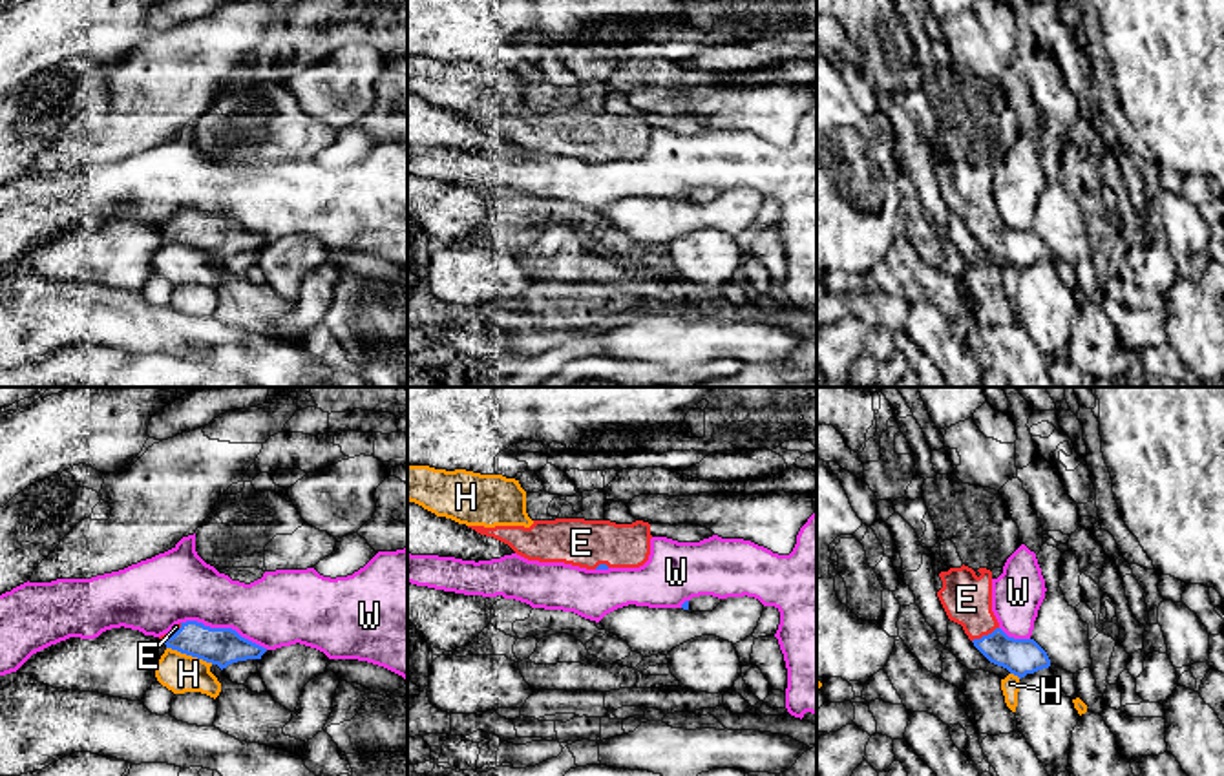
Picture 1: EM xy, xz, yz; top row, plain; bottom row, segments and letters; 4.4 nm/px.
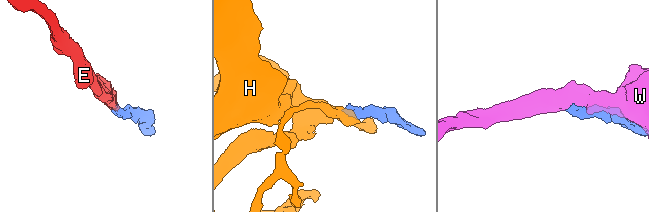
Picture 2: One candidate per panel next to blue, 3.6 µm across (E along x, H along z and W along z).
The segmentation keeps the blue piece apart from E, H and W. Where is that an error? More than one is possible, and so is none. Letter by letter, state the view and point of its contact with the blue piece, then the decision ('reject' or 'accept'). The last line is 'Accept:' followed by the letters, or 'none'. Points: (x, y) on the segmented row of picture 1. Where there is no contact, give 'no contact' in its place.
E: meets blue in yz at (985, 636); accept
H: meets blue in xy at (190, 654); reject
W: meets blue in xy at (225, 629); reject
Accept: E

